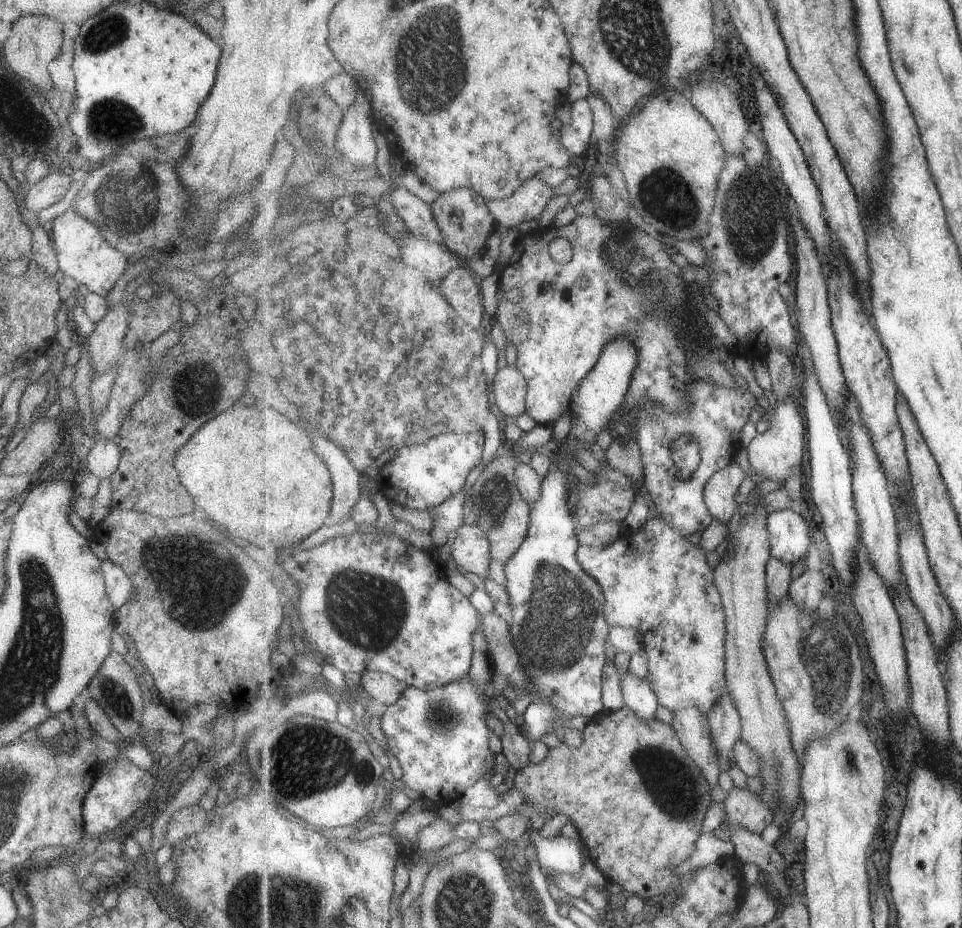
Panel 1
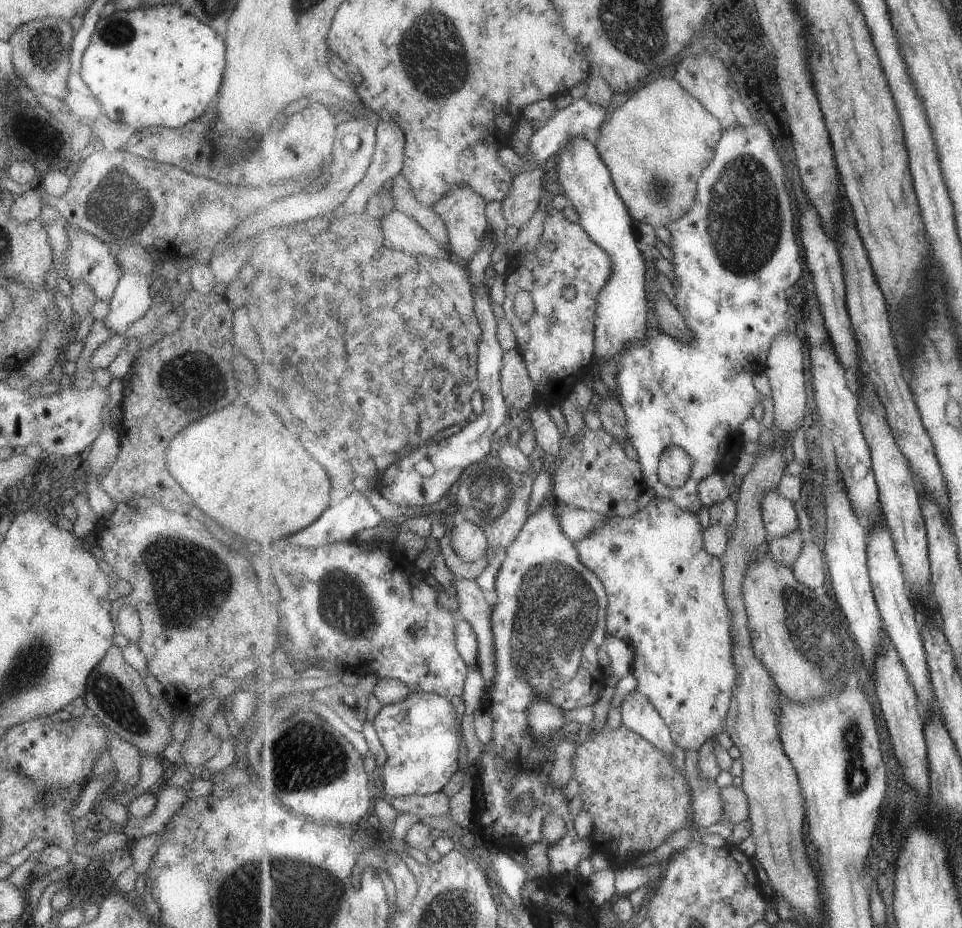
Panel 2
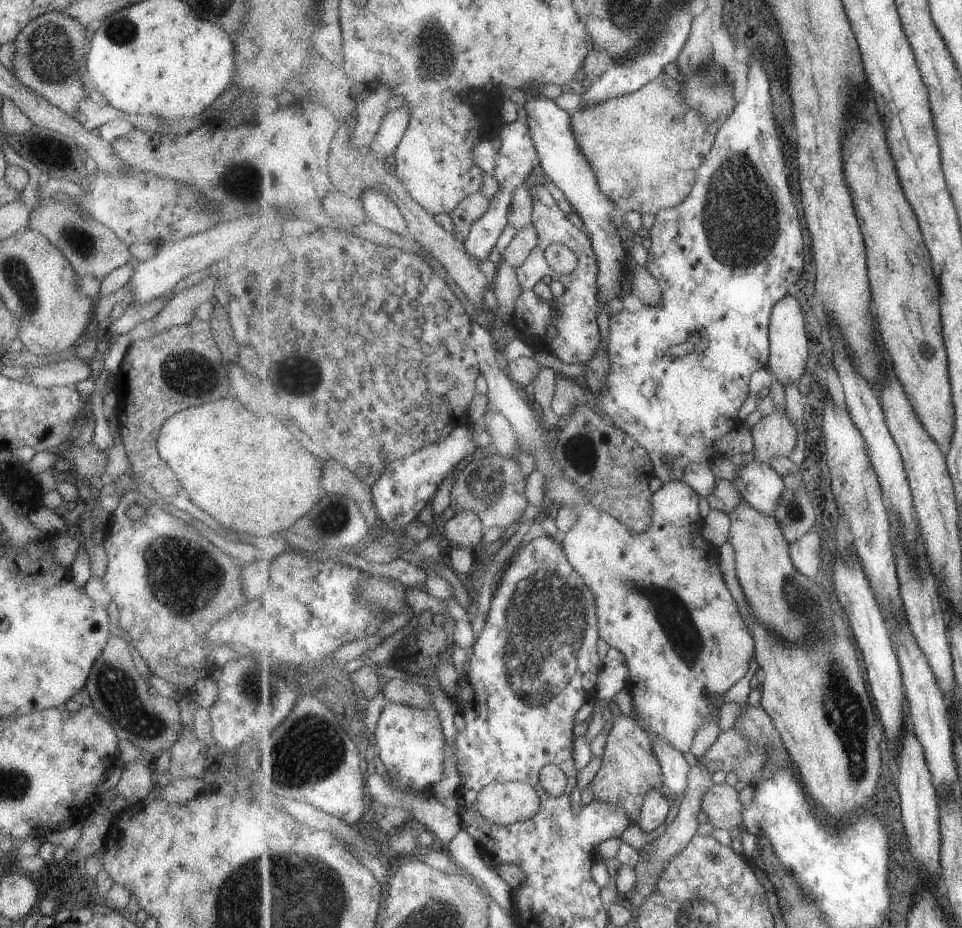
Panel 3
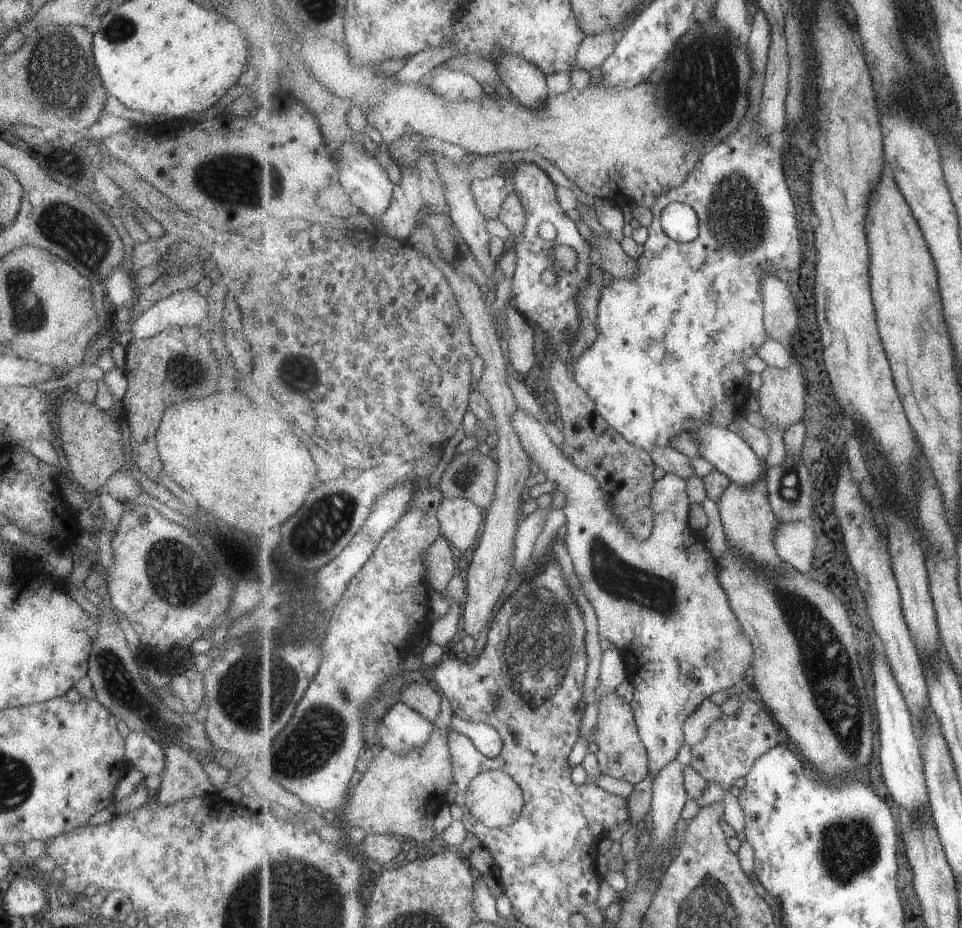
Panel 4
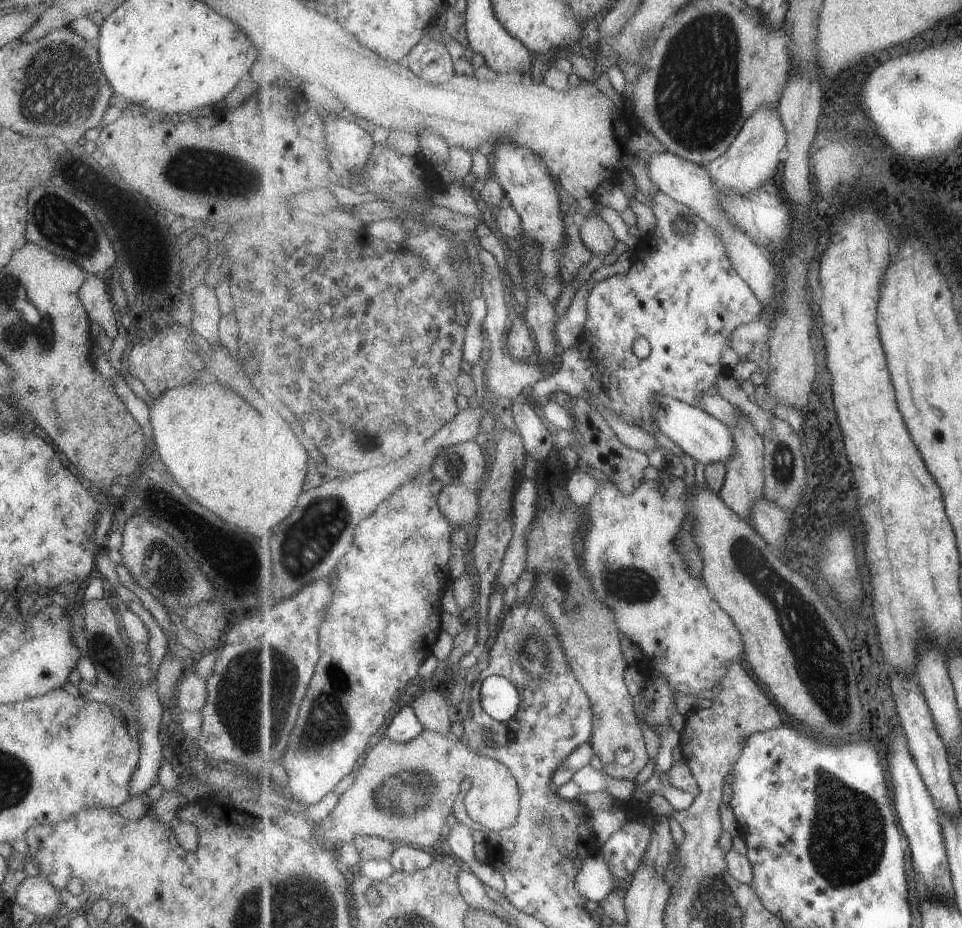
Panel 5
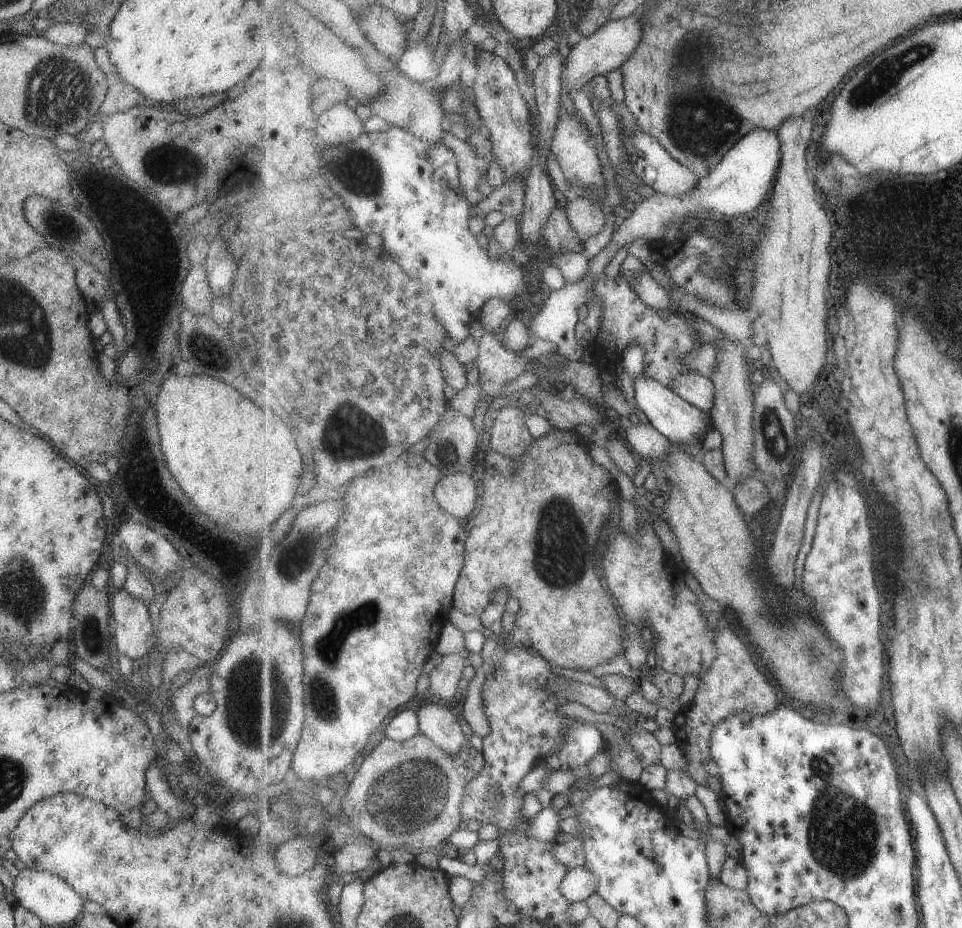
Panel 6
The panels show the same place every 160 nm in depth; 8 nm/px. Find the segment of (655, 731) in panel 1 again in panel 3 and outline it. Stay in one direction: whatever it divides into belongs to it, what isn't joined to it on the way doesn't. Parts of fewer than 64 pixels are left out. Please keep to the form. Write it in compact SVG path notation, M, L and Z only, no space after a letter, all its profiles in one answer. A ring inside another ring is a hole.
M615 711L608 728L608 743L601 757L601 767L593 778L590 788L594 799L620 807L634 822L640 818L648 794L653 789L661 790L664 785L664 771L654 751L650 734L636 716L623 716Z

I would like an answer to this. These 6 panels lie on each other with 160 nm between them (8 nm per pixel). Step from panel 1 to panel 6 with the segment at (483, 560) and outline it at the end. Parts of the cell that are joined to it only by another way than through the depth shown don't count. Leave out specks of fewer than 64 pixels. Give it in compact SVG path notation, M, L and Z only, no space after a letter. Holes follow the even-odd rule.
M469 472L443 476L434 493L440 505L458 519L469 519L481 498L480 483L475 482Z

